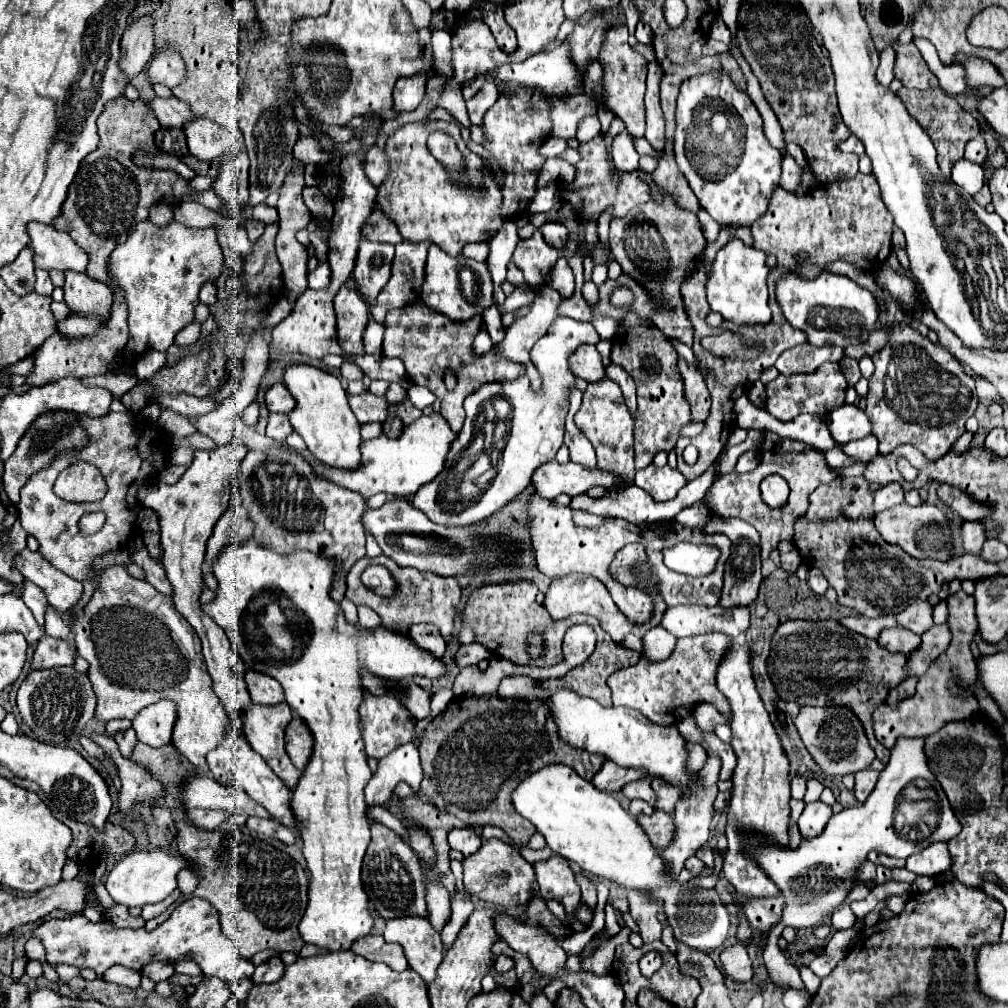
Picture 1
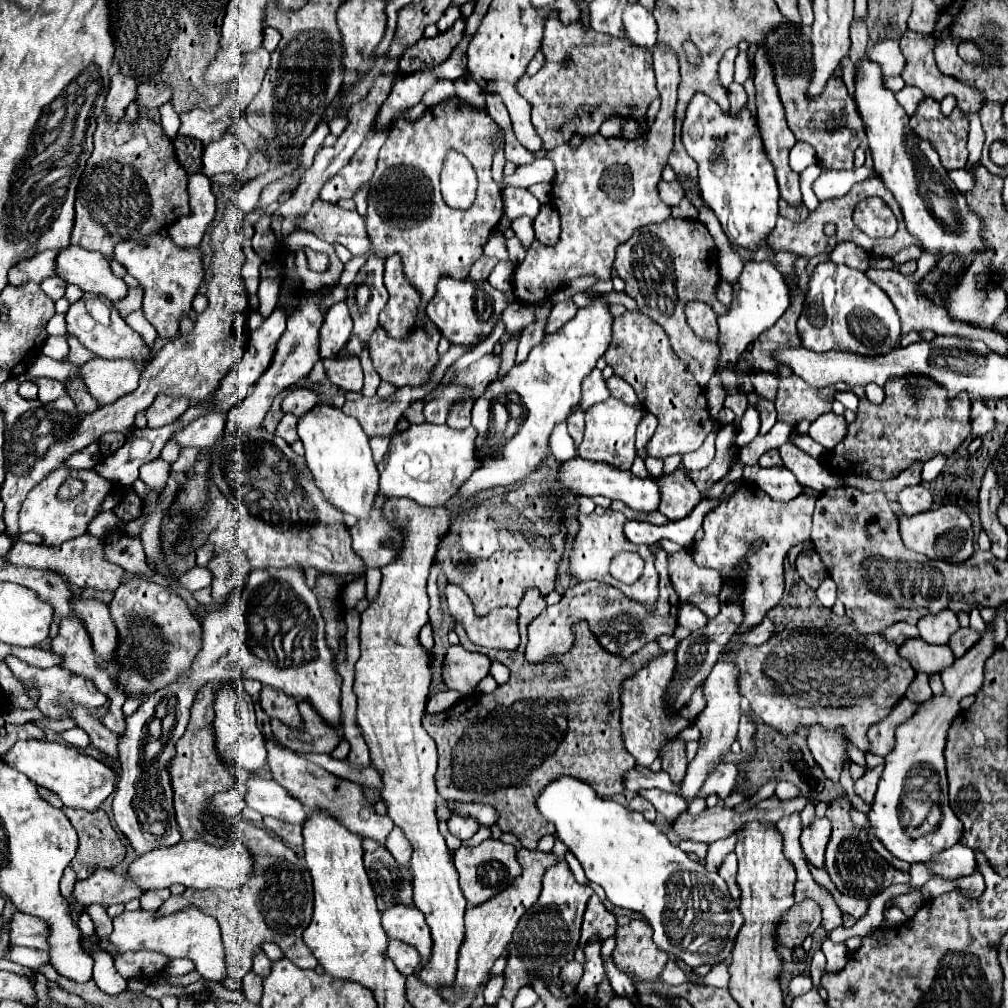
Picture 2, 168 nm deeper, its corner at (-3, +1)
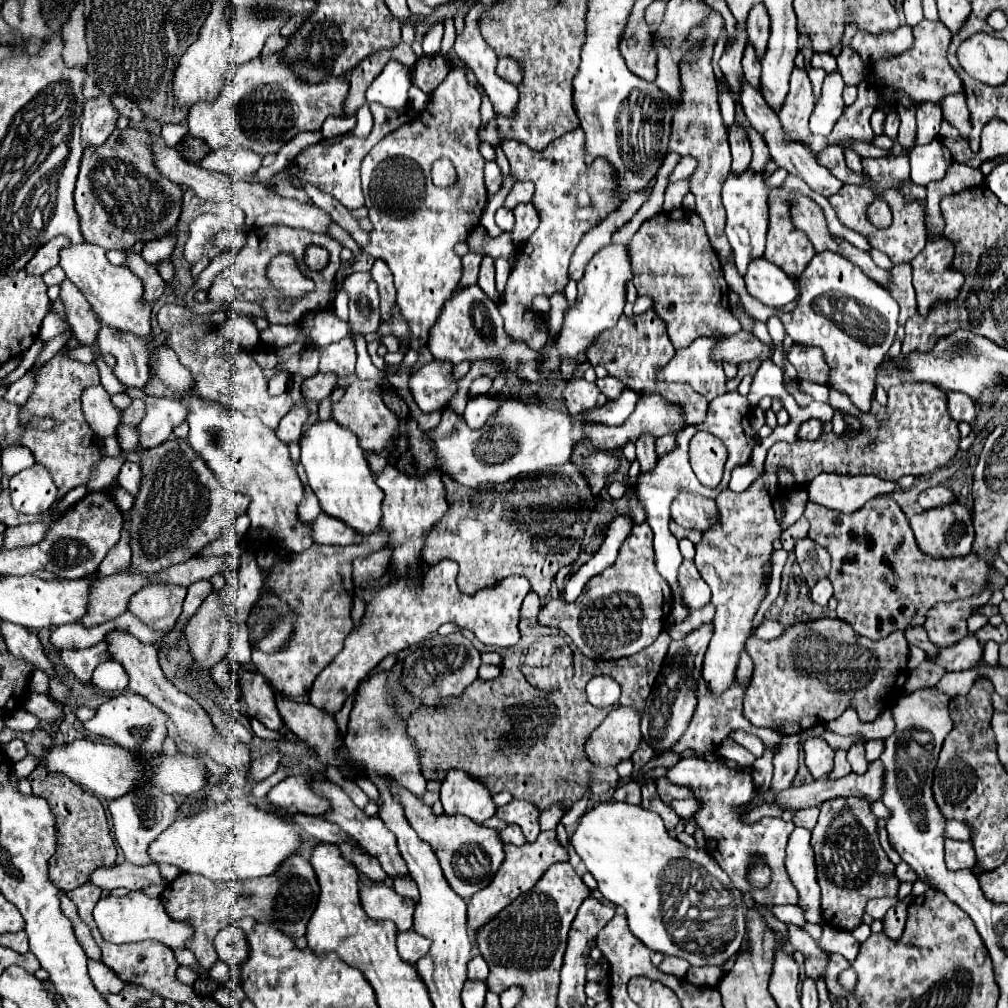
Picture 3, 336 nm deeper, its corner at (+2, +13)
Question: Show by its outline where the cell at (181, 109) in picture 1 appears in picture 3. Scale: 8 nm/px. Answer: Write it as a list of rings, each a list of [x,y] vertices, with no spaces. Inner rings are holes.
[[[282,53],[258,55],[238,70],[232,81],[212,103],[198,103],[188,113],[188,131],[204,139],[210,149],[244,147],[258,155],[276,155],[294,135],[302,131],[320,131],[328,117],[344,117],[348,95],[346,77],[326,77],[320,83],[304,83],[300,75],[282,63]]]

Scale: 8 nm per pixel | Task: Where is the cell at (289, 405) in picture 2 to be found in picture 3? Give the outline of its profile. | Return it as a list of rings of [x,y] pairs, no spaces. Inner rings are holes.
[[[318,373],[302,383],[302,393],[306,399],[322,401],[338,387],[338,377],[334,373]]]

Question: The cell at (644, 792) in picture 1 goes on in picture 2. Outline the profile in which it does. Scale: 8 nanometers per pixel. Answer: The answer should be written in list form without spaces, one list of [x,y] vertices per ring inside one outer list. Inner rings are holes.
[[[647,789],[647,791],[639,791],[641,797],[645,797],[647,801],[653,803],[653,807],[657,809],[657,813],[661,813],[665,819],[673,821],[677,819],[685,809],[687,809],[687,803],[679,797],[679,795],[671,795],[671,793],[665,793],[665,791],[659,791],[659,789]]]

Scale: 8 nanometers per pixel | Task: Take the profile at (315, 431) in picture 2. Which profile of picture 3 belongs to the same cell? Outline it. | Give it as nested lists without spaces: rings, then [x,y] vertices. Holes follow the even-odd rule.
[[[332,419],[316,421],[310,431],[302,437],[300,449],[300,463],[304,465],[308,483],[320,501],[320,509],[326,515],[346,523],[356,533],[358,541],[370,537],[372,533],[378,533],[382,521],[382,491],[374,481],[374,475],[358,445],[356,435],[346,427],[340,427]]]

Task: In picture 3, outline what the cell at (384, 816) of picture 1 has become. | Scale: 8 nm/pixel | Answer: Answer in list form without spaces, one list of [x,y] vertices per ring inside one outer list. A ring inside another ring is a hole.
[[[402,877],[402,879],[394,879],[394,891],[398,893],[398,895],[402,895],[402,897],[408,897],[408,899],[412,899],[414,903],[418,903],[418,887],[416,887],[416,883],[414,883],[414,879],[406,879],[406,877]]]

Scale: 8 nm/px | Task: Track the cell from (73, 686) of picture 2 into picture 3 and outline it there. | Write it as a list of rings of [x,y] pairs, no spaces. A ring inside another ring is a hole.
[[[102,641],[94,647],[88,647],[88,649],[66,649],[62,651],[62,661],[68,669],[74,671],[74,675],[80,679],[80,681],[88,681],[94,673],[94,669],[108,661],[110,659],[110,653],[108,653],[108,643]]]

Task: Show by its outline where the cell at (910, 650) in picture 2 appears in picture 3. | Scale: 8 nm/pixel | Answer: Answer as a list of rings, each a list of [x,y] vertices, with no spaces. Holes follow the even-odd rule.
[[[974,635],[962,639],[960,643],[940,651],[938,659],[934,659],[936,663],[944,665],[948,671],[968,671],[968,669],[974,669],[980,659],[982,659],[982,643],[978,639],[974,639]]]

